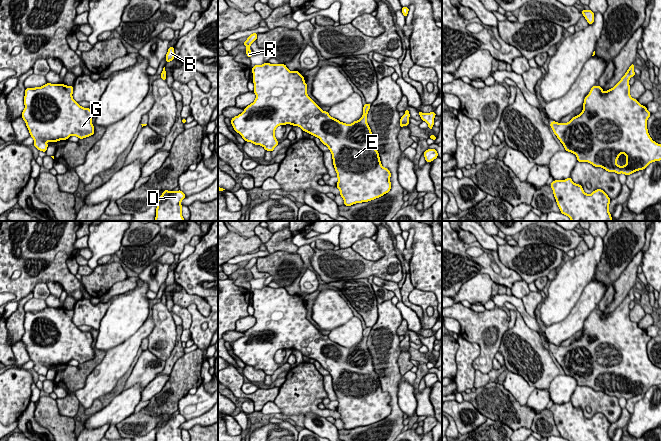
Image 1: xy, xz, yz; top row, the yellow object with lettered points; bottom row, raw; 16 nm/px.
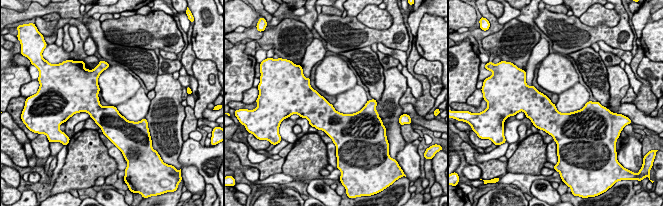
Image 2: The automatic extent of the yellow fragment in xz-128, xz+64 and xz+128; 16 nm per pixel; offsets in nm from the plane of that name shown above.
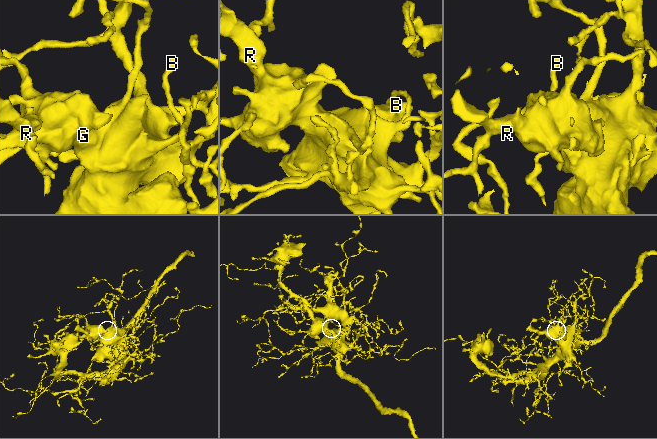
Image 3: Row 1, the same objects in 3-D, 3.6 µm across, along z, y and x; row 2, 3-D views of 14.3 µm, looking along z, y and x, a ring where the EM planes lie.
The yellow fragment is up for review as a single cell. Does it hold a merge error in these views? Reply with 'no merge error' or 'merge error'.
no merge error

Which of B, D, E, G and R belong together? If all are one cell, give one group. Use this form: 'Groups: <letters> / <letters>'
Groups: B D E G R

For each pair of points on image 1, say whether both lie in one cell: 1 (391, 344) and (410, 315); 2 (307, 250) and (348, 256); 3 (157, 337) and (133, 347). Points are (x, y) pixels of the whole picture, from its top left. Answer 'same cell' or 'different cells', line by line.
1: different cells
2: different cells
3: different cells

